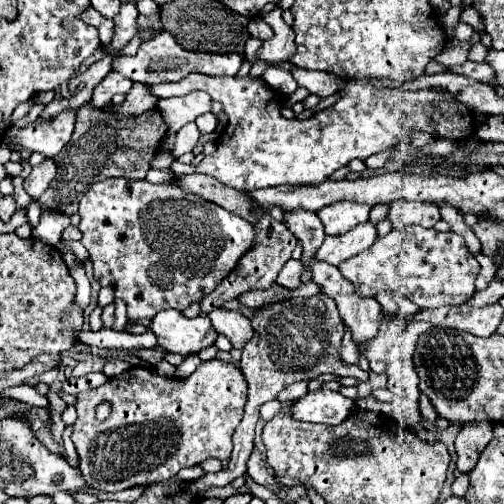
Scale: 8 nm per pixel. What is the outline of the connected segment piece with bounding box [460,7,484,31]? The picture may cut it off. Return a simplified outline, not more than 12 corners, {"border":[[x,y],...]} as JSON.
{"border":[[472,7],[464,9],[460,21],[476,31],[484,29],[480,15]]}

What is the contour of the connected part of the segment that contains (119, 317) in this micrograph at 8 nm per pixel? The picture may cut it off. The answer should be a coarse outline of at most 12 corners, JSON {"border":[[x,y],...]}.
{"border":[[116,299],[116,323],[114,329],[122,331],[128,321],[126,303]]}

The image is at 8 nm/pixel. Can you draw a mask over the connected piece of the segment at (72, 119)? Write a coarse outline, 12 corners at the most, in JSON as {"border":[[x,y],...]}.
{"border":[[76,111],[12,125],[4,141],[54,157],[70,141]]}

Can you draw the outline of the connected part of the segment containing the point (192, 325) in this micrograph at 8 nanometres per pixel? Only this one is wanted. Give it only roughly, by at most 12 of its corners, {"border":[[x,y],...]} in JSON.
{"border":[[178,309],[156,313],[148,327],[172,353],[198,353],[216,339],[208,317]]}

